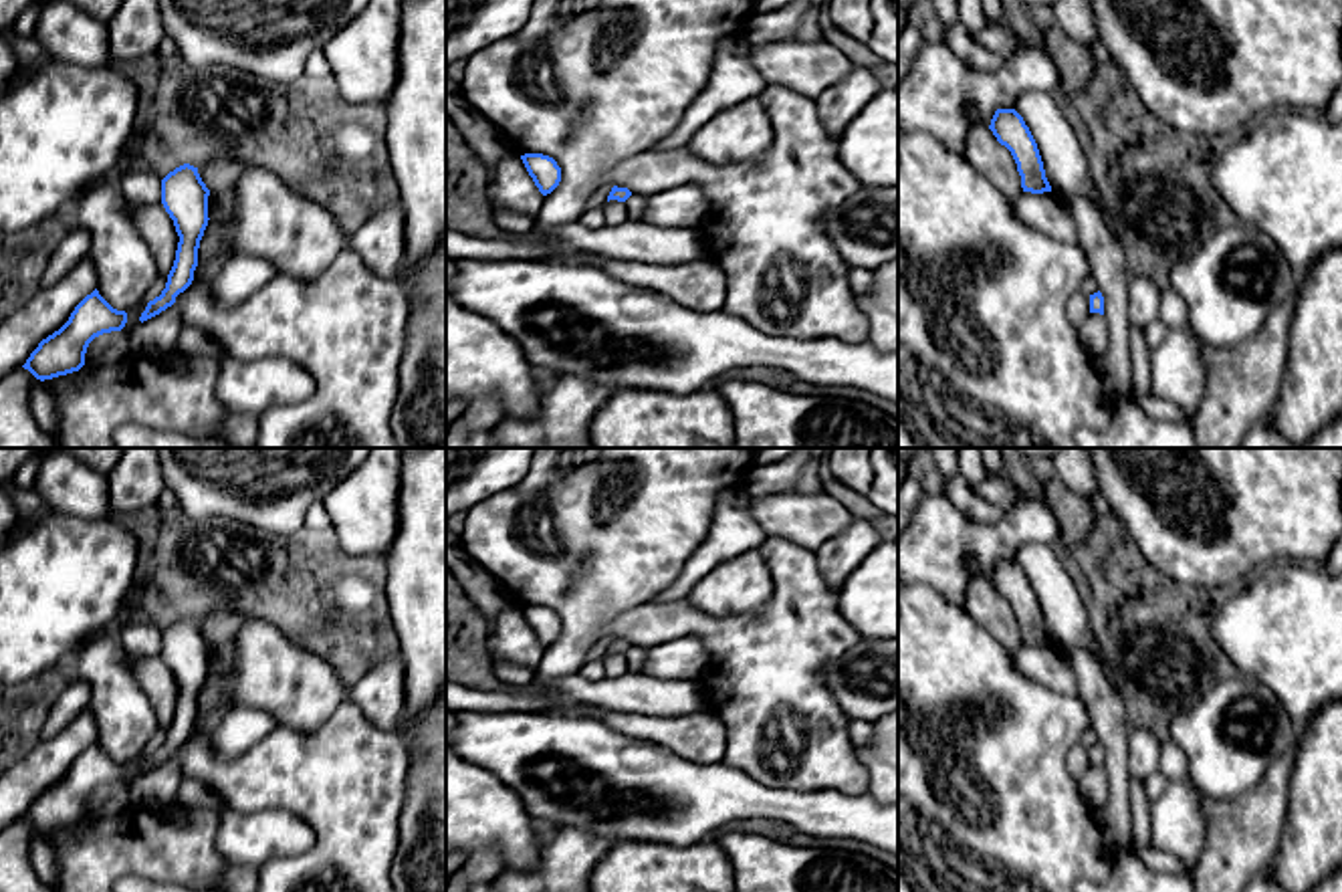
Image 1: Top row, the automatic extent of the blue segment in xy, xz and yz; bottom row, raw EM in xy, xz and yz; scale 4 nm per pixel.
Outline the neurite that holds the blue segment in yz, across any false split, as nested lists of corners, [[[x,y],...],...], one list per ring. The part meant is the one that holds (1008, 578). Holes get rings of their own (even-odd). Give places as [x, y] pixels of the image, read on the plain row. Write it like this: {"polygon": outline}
{"polygon": [[[997,561],[989,581],[997,593],[1011,603],[1021,628],[1023,644],[1051,644],[1037,595],[1023,569],[1015,561]]]}

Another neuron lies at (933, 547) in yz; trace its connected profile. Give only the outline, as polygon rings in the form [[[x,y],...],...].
[[[944,494],[922,496],[898,535],[898,581],[926,585],[967,609],[975,577],[965,559],[973,557],[989,579],[997,561],[1015,561],[1027,543],[1061,543],[1059,521],[1045,503],[1019,498],[999,523],[985,525],[969,521]]]

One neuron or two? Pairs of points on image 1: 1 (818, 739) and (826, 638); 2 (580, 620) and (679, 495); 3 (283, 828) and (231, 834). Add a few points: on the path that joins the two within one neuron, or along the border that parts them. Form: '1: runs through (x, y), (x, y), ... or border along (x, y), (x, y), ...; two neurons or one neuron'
1: runs through (810, 715), (810, 662); one neuron
2: runs through (588, 590), (648, 525); one neuron
3: runs through (271, 834), (243, 834); one neuron

